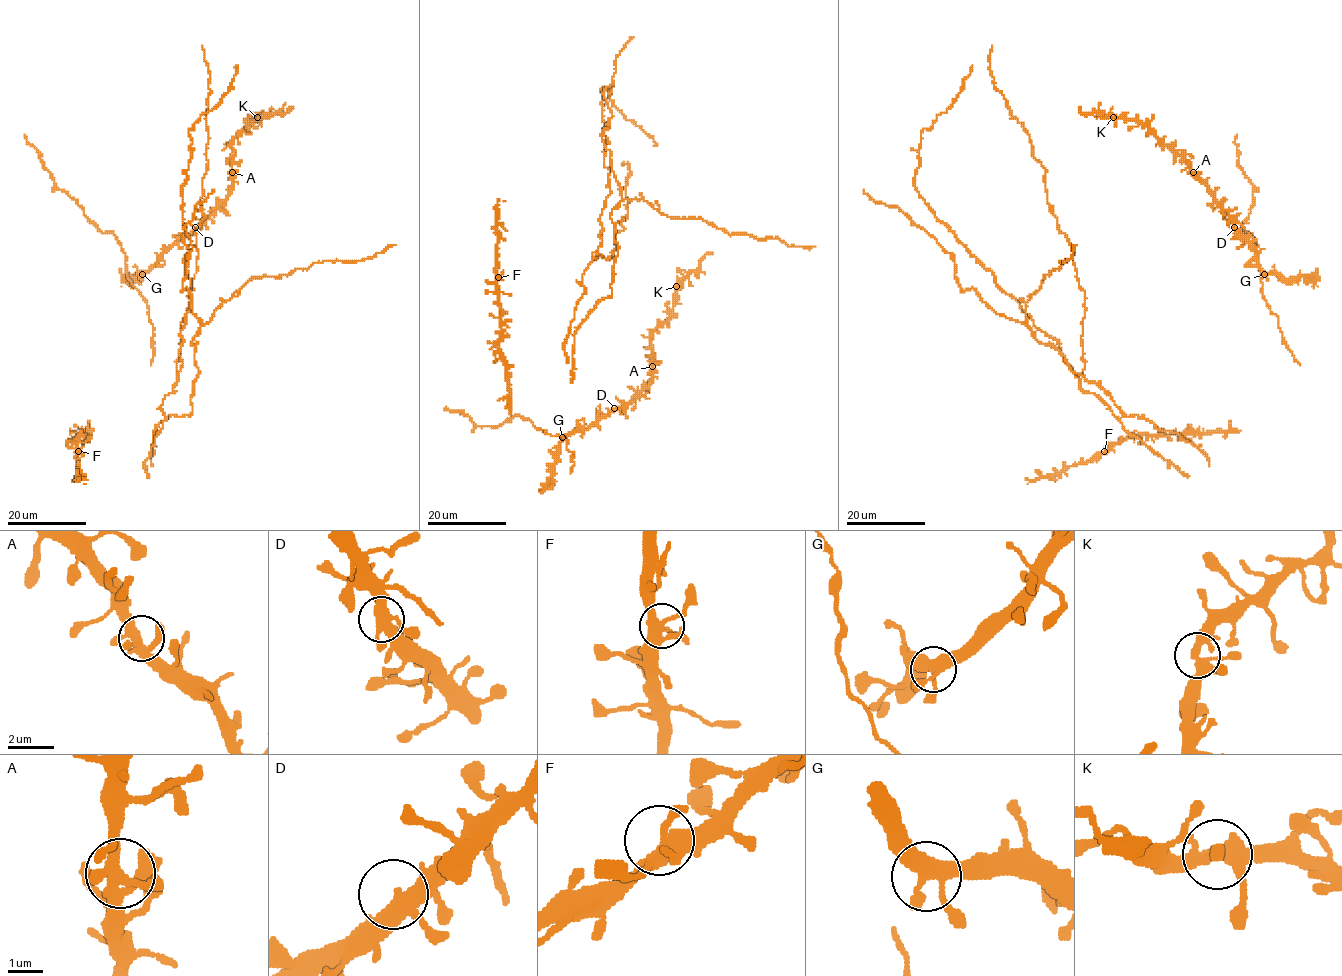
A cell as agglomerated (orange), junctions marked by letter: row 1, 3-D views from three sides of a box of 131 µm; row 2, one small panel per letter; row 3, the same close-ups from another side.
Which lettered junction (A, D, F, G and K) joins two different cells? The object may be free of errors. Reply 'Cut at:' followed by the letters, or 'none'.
Cut at: none

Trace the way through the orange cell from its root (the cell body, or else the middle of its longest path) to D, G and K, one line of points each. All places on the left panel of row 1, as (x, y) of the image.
D: (232, 157), (232, 191), (195, 227)
G: (232, 157), (232, 191), (200, 225), (181, 236), (142, 274)
K: (232, 157), (231, 141), (257, 117)

